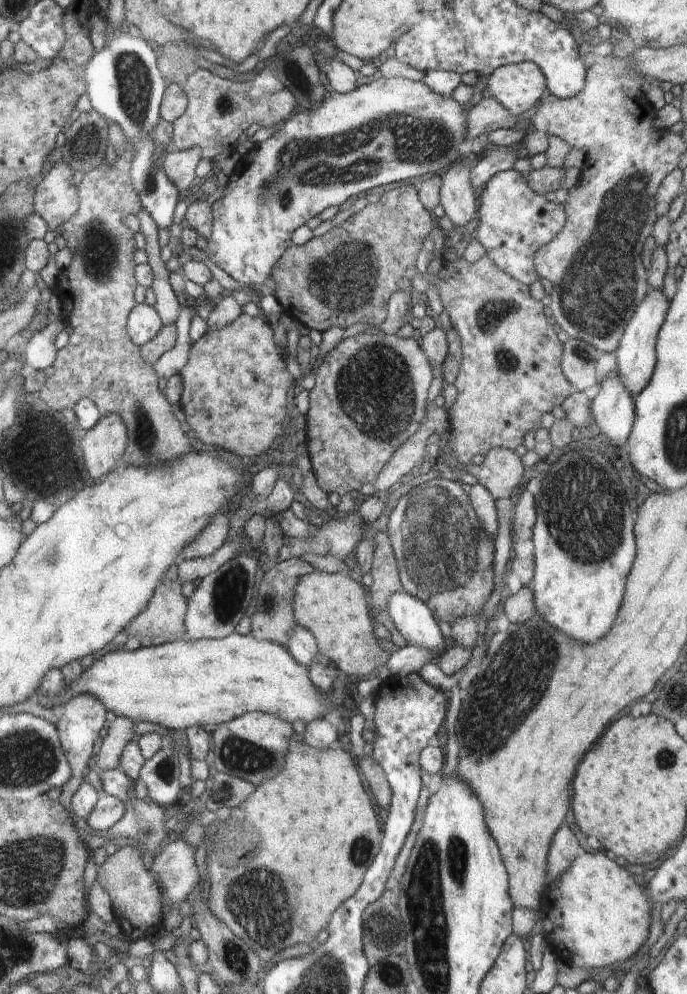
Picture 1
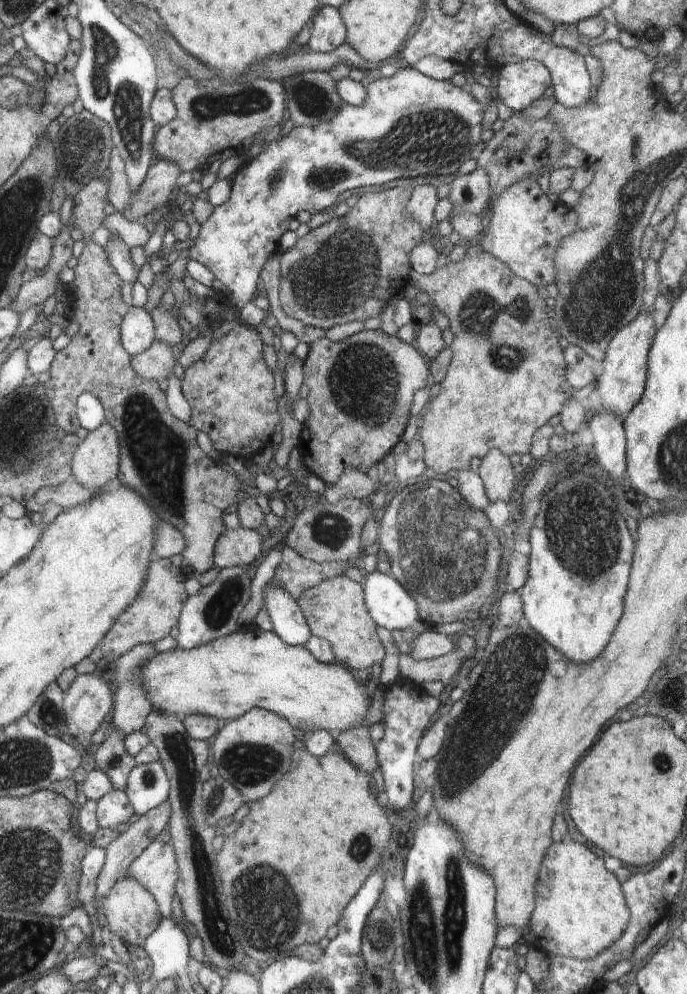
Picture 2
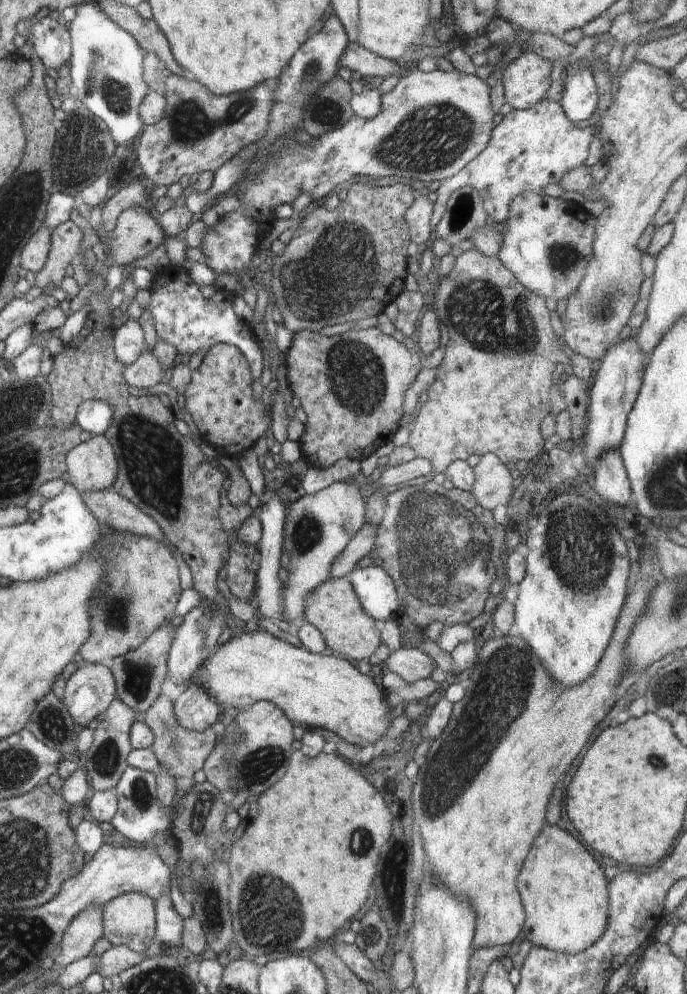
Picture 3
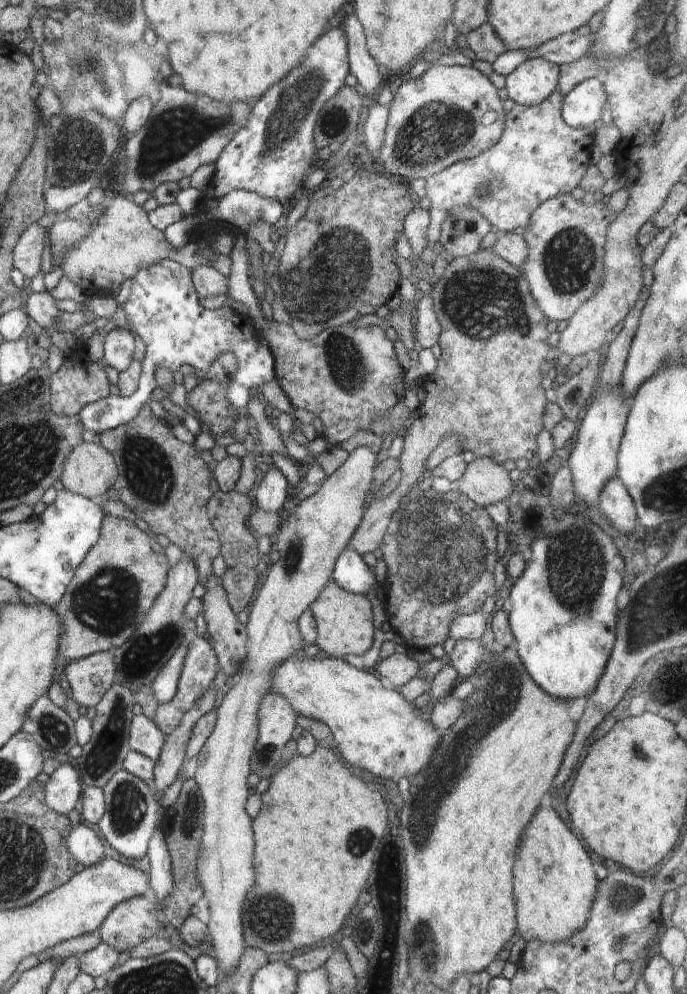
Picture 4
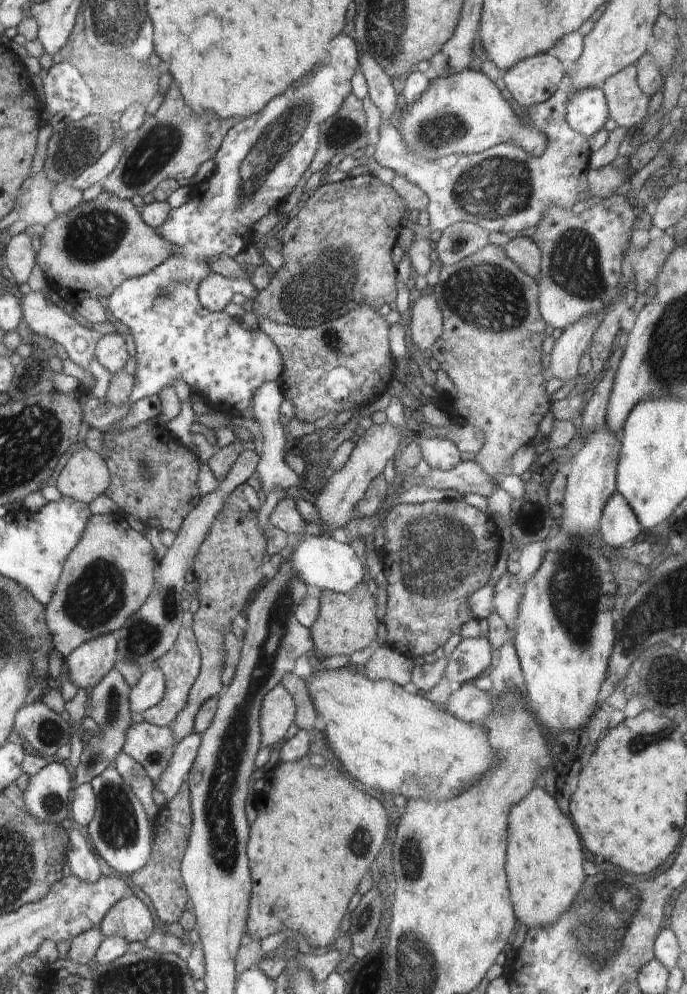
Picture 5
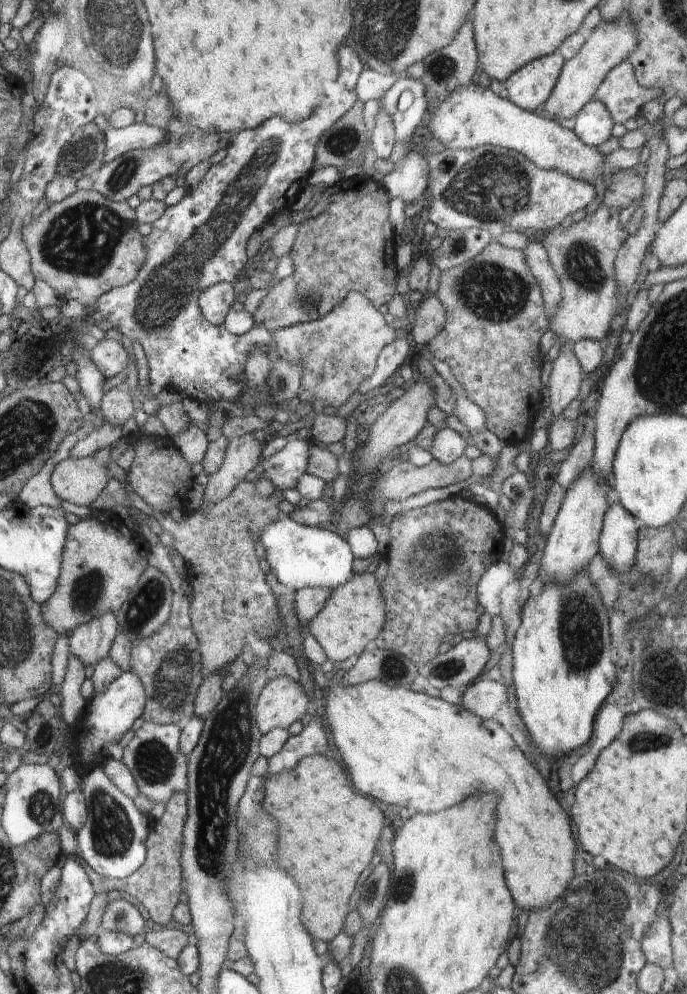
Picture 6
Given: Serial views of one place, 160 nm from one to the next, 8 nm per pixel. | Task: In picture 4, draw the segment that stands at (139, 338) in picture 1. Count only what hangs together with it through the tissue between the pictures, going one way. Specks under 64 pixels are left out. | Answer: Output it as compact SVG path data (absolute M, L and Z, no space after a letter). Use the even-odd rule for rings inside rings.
M116 327L106 334L104 357L108 366L125 371L132 364L134 354L134 333L124 327Z

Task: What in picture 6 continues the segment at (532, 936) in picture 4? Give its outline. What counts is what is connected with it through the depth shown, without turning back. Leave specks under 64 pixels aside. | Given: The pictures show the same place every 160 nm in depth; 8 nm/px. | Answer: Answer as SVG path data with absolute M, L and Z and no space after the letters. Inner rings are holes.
M333 678L333 684L325 690L324 696L319 709L326 714L334 744L360 794L368 794L386 804L408 806L416 812L440 812L468 796L500 792L502 800L496 812L498 822L494 838L502 850L504 874L506 882L510 882L508 888L514 902L528 910L542 910L564 894L574 876L576 854L568 816L546 788L538 770L526 760L510 734L496 720L481 719L462 705L447 703L419 688L407 689L378 679L350 685Z

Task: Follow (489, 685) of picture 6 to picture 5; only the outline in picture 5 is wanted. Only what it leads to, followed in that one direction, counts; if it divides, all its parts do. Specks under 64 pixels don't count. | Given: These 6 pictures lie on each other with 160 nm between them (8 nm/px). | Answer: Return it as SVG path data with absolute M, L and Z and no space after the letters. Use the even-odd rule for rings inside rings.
M473 682L461 684L458 690L451 692L448 700L445 702L444 708L458 720L465 723L480 724L491 713L493 709L492 694L478 689Z

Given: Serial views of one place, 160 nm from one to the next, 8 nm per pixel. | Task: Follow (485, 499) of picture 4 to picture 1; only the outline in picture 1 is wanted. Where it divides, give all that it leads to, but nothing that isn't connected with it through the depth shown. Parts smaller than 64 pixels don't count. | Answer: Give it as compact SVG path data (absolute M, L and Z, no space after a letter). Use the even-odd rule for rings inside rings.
M492 448L480 466L471 466L468 472L495 500L510 498L512 490L524 476L523 461L515 451Z

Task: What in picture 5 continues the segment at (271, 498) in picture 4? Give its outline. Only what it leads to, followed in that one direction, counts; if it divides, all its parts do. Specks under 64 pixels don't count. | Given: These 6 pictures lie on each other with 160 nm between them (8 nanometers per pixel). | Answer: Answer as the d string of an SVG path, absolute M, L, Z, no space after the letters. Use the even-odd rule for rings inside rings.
M268 381L256 394L253 396L252 410L254 410L255 418L261 426L262 440L264 440L262 448L262 456L260 456L259 473L261 488L268 494L272 490L288 490L299 486L299 475L297 475L286 464L285 453L287 451L286 444L288 443L289 436L285 432L285 427L282 426L281 414L279 413L280 404L285 396L281 391L279 381Z

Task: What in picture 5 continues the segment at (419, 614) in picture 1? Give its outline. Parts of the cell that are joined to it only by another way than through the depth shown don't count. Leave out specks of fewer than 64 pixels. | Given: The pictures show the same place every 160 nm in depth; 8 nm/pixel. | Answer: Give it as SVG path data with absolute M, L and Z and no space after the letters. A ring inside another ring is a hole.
M326 534L293 537L280 554L284 560L292 563L305 583L318 586L322 591L326 589L338 594L347 593L360 584L363 577L364 561L356 555L354 549L348 543L341 543Z

